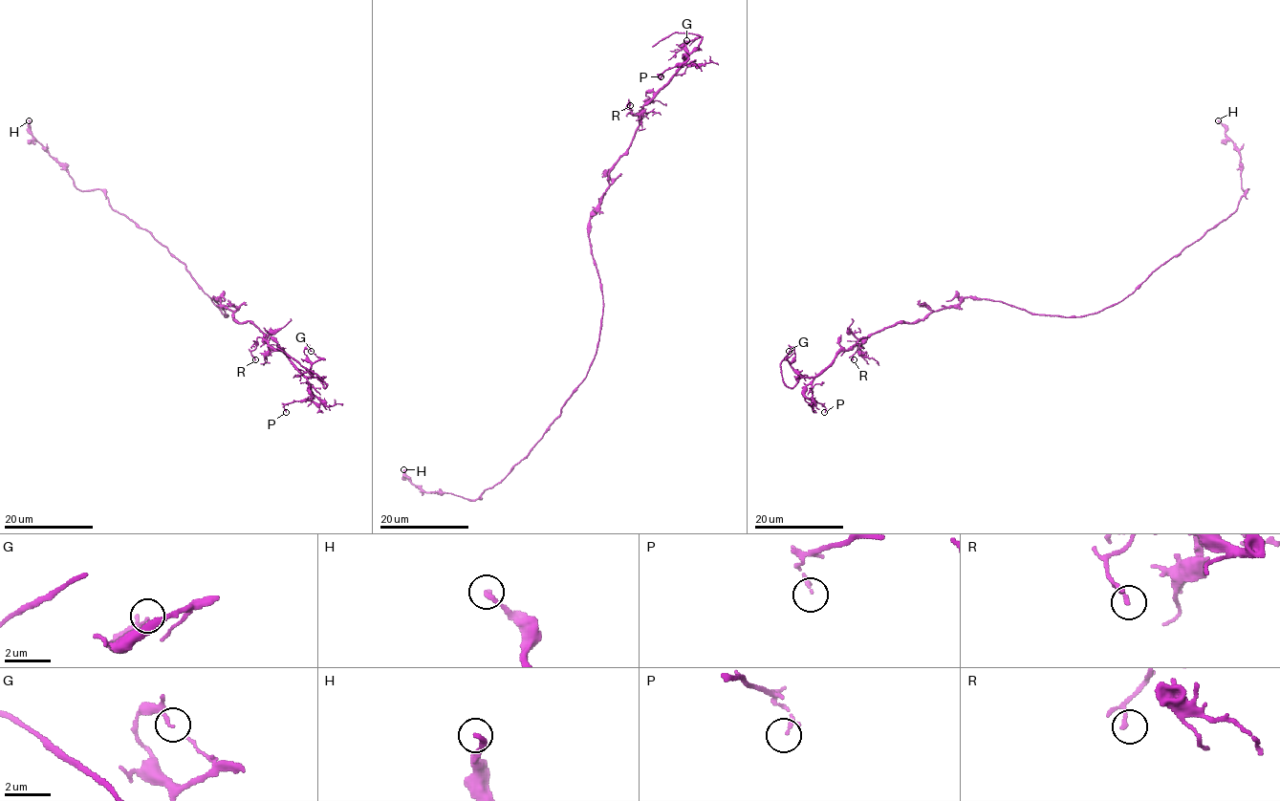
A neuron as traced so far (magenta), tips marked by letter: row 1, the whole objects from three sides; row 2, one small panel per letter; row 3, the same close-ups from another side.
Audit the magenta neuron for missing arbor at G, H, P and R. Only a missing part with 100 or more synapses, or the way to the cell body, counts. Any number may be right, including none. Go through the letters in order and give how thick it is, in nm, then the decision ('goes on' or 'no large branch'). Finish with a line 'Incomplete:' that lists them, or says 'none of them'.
G: 130 nm | no large branch
H: 220 nm | no large branch
P: 130 nm | no large branch
R: 110 nm | no large branch
Incomplete: none of them

